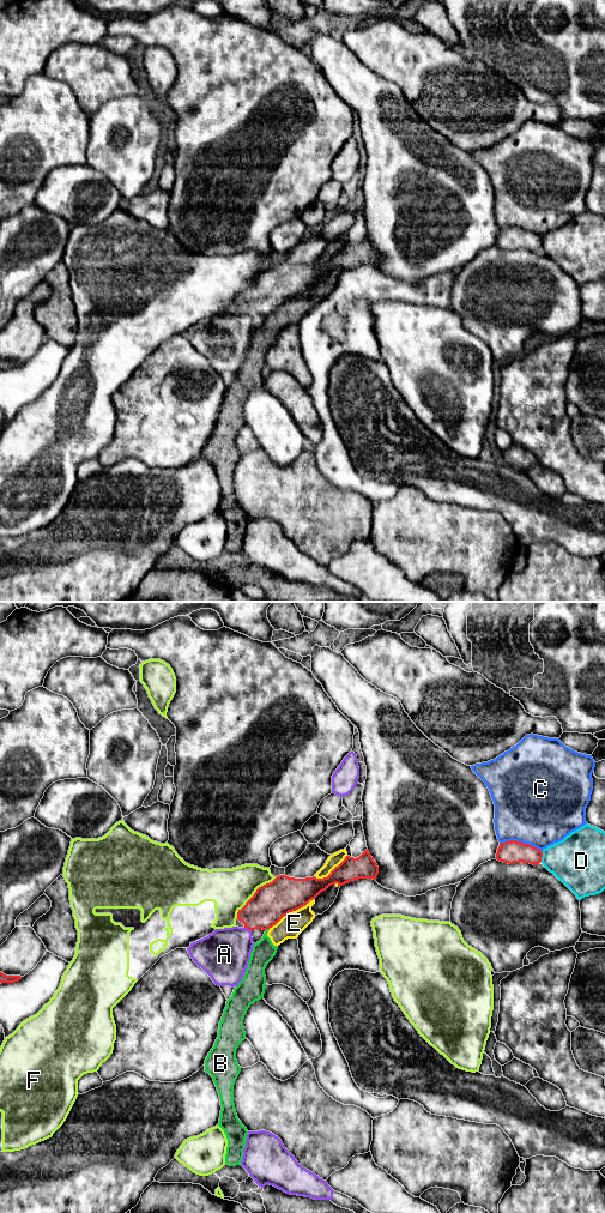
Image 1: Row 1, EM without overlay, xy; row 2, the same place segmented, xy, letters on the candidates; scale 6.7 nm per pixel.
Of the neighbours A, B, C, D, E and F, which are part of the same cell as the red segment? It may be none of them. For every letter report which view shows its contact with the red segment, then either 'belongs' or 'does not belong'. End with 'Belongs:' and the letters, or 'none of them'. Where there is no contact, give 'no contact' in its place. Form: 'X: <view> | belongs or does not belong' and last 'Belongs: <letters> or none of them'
A: xy | does not belong
B: xy | does not belong
C: xy | does not belong
D: xy | does not belong
E: xy | does not belong
F: xy | does not belong
Belongs: none of them

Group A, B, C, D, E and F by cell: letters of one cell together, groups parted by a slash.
A / B E / C / D / F

